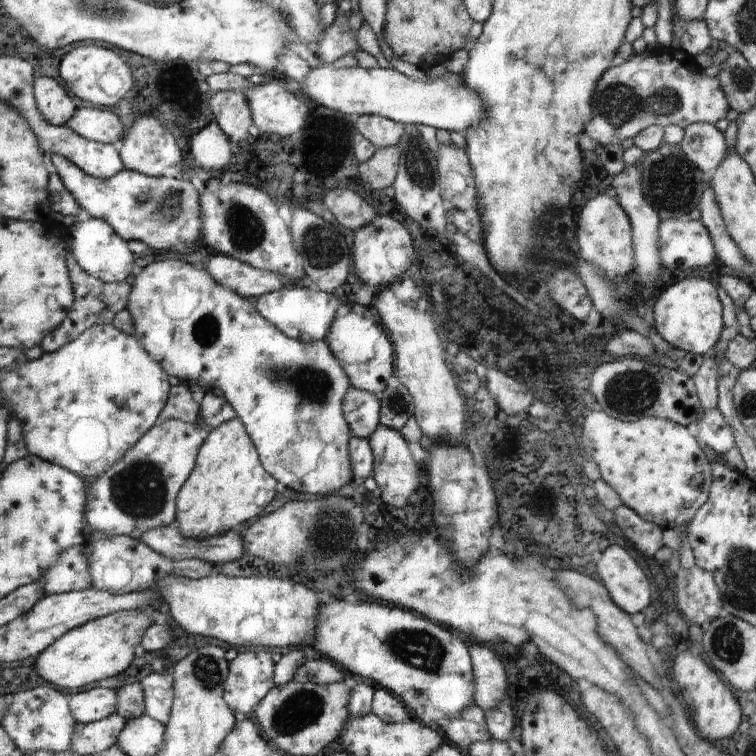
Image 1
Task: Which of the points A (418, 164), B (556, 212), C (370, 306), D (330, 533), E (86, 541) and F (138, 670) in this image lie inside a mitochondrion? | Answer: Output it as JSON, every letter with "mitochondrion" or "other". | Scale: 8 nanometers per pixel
{"A":"mitochondrion","B":"other","C":"other","D":"mitochondrion","E":"other","F":"other"}

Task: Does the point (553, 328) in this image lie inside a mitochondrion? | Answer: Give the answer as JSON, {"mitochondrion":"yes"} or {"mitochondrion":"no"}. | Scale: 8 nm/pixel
{"mitochondrion":"yes"}

